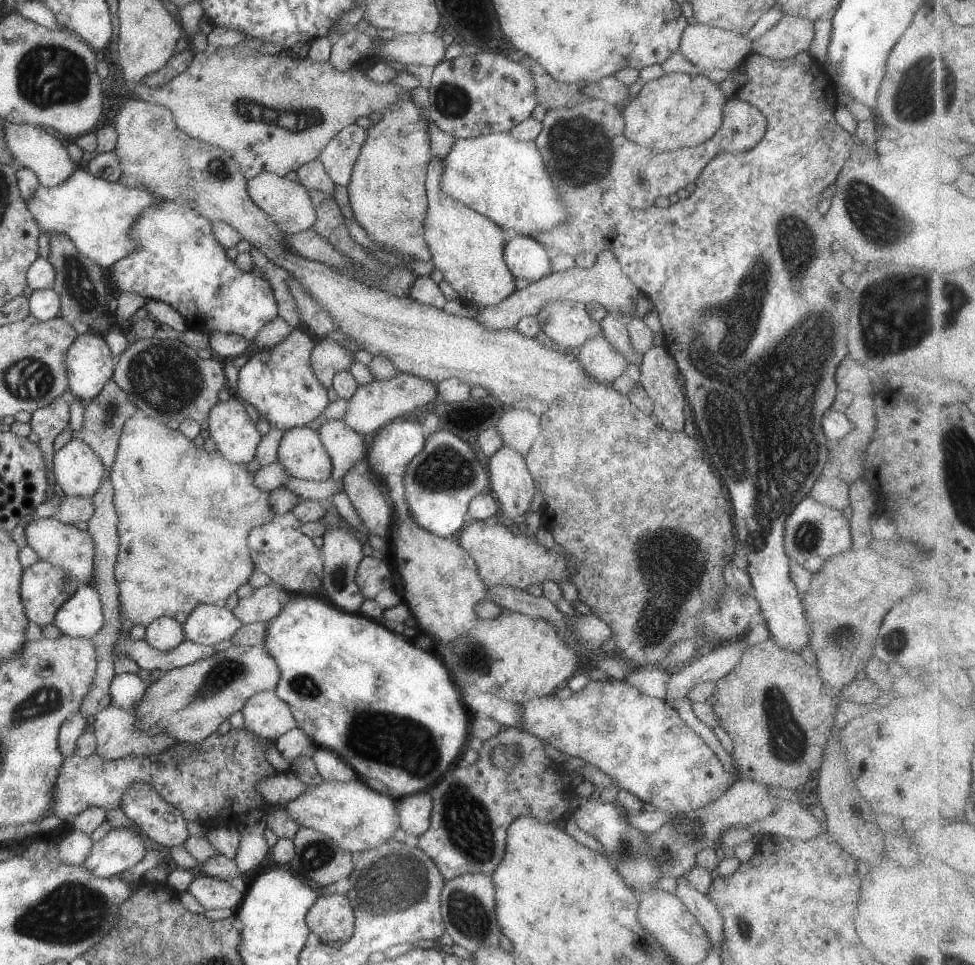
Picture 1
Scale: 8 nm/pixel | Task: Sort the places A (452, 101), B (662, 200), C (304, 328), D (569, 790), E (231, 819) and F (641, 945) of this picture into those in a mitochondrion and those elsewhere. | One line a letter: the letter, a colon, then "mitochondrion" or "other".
A: mitochondrion
B: other
C: other
D: other
E: other
F: mitochondrion

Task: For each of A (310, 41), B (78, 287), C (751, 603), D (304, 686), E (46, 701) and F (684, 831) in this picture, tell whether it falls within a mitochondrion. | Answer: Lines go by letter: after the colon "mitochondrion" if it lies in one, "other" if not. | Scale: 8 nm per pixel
A: other
B: mitochondrion
C: other
D: mitochondrion
E: mitochondrion
F: mitochondrion

